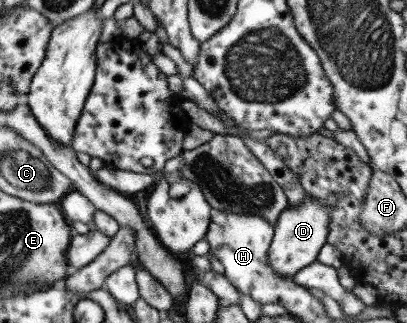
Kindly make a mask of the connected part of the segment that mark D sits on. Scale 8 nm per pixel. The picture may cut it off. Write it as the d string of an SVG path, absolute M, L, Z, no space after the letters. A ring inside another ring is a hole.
M306 193L303 203L295 209L285 209L274 225L274 236L268 251L268 262L276 274L292 278L303 267L311 265L318 258L320 249L329 235L330 215L327 205Z

